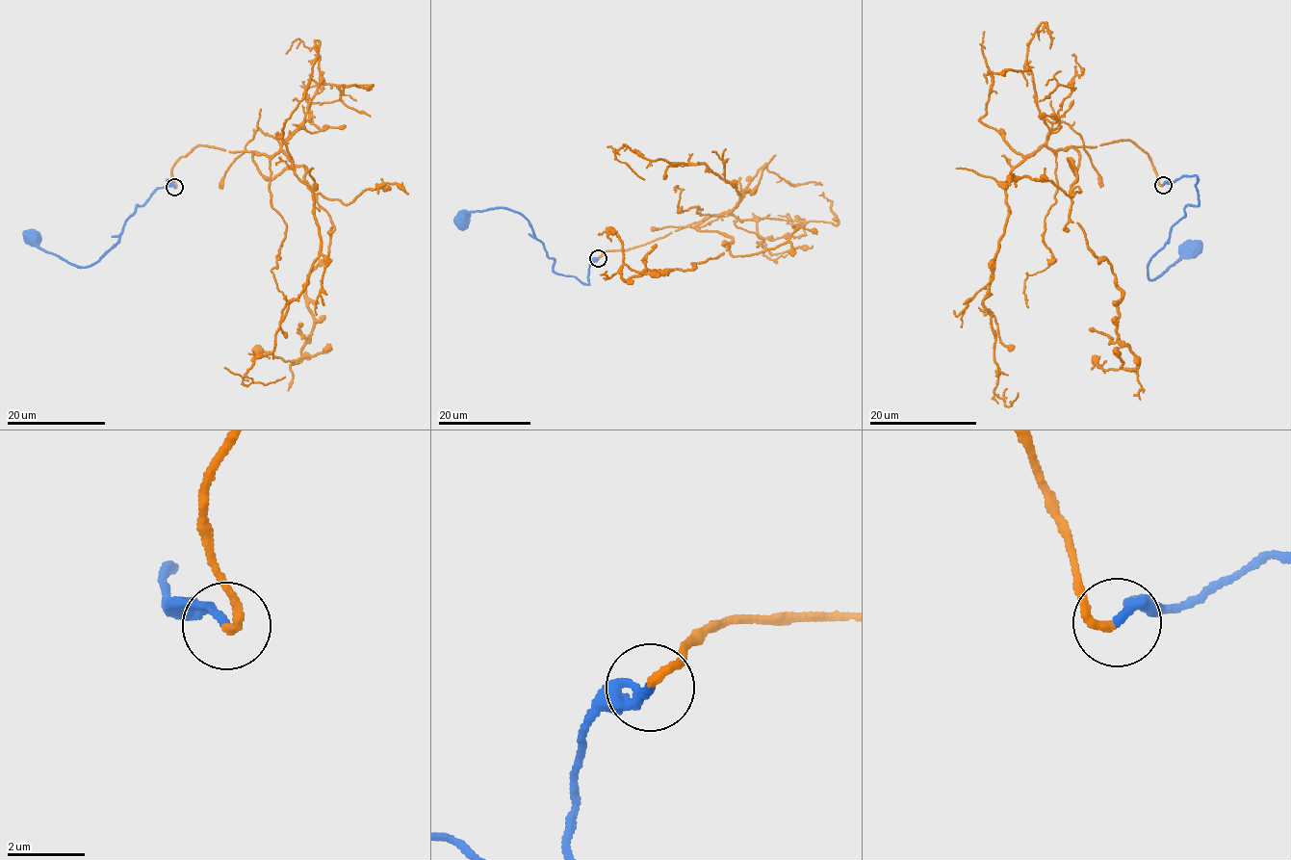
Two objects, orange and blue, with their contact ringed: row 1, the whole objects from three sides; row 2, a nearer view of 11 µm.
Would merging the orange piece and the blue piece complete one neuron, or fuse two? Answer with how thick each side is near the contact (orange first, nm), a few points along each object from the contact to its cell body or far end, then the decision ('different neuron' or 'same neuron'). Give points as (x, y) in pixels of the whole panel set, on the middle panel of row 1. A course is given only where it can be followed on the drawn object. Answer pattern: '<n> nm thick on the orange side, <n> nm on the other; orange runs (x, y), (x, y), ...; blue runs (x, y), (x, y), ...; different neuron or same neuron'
200 nm thick on the orange side, 240 nm on the other; orange runs (598, 258), (698, 222), (693, 228), (732, 239), (688, 270), (626, 280), (622, 243), (599, 234); blue runs (598, 258), (591, 262), (588, 284), (553, 269), (553, 258), (519, 213), (494, 207), (465, 212), (459, 219); same neuron

